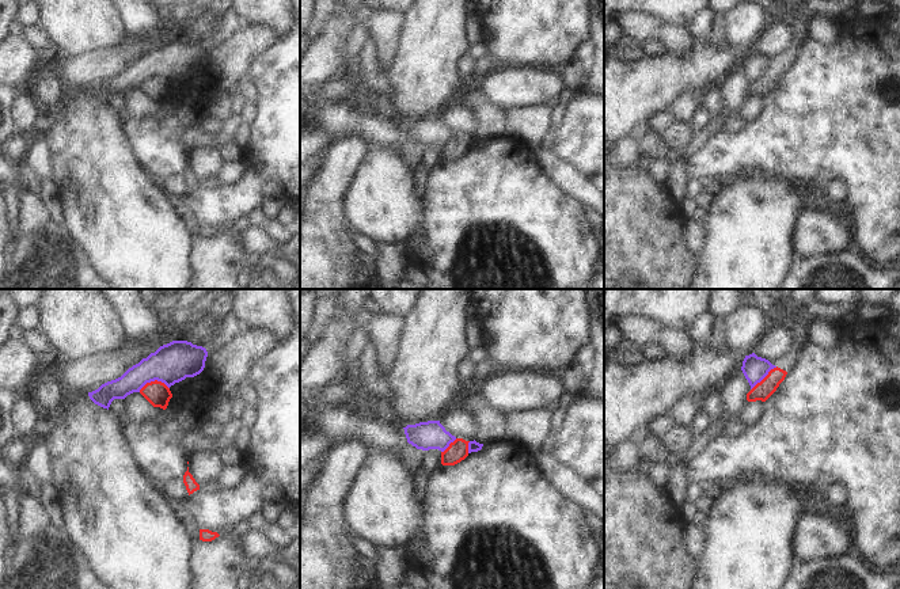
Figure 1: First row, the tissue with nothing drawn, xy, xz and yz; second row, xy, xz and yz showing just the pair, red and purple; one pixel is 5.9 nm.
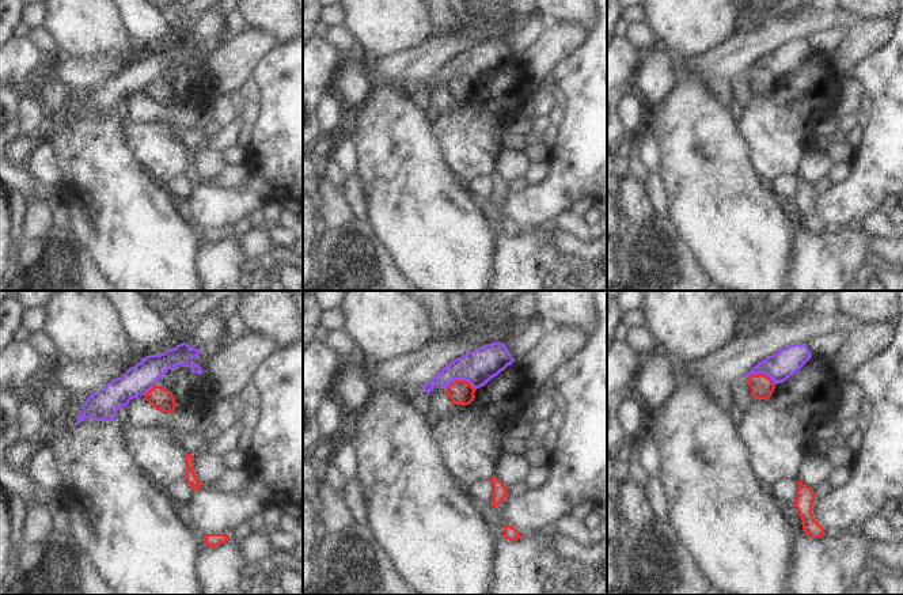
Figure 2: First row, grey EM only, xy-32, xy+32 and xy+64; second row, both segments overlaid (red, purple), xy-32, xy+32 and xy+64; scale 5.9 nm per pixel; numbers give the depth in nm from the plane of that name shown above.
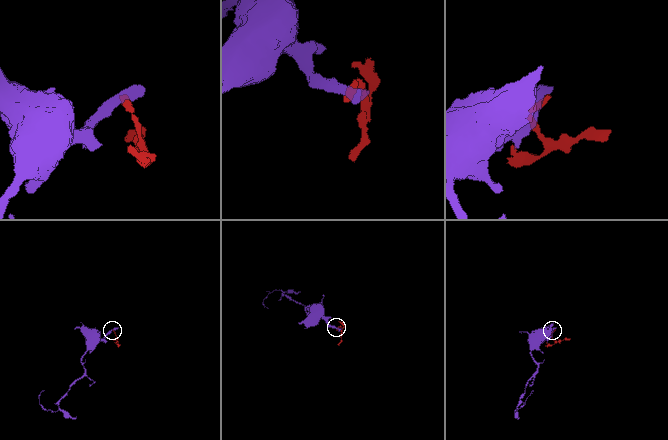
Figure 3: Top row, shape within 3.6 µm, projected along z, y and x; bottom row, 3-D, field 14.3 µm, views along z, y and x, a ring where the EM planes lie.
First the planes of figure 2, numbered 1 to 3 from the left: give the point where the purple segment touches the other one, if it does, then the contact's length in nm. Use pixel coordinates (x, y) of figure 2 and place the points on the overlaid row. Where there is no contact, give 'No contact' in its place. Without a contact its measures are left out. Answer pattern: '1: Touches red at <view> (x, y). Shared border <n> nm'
1: Touches red at xy-32 (150, 390). Shared border 90 nm
2: Touches red at xy+32 (461, 381). Shared border 180 nm
3: Touches red at xy+64 (762, 374). Shared border 180 nm.

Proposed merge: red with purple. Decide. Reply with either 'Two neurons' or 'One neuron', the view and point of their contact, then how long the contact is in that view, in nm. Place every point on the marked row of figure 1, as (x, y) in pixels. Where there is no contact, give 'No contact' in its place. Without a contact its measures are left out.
Two neurons. Touches red at xy (155, 380). Shared border 190 nm.

